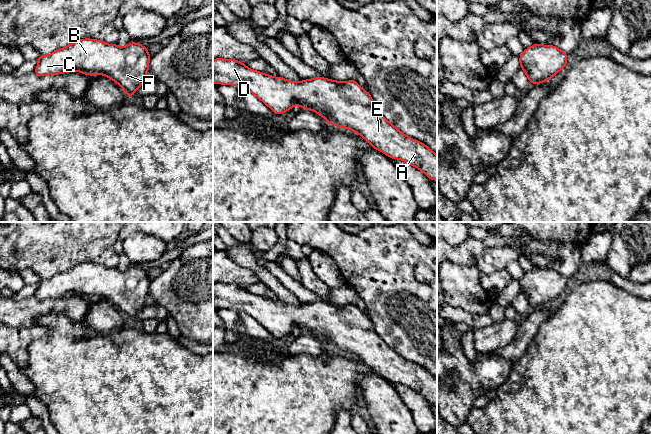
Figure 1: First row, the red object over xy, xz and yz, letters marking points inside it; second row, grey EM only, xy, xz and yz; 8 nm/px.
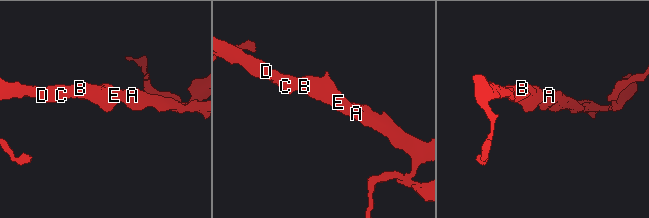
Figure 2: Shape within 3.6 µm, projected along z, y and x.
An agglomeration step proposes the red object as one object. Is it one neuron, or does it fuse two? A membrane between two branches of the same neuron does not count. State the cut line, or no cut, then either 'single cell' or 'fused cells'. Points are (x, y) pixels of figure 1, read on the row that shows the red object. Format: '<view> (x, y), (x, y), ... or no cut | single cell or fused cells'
no cut | single cell

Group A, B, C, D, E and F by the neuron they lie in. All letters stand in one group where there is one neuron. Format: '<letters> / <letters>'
A B C D E F

